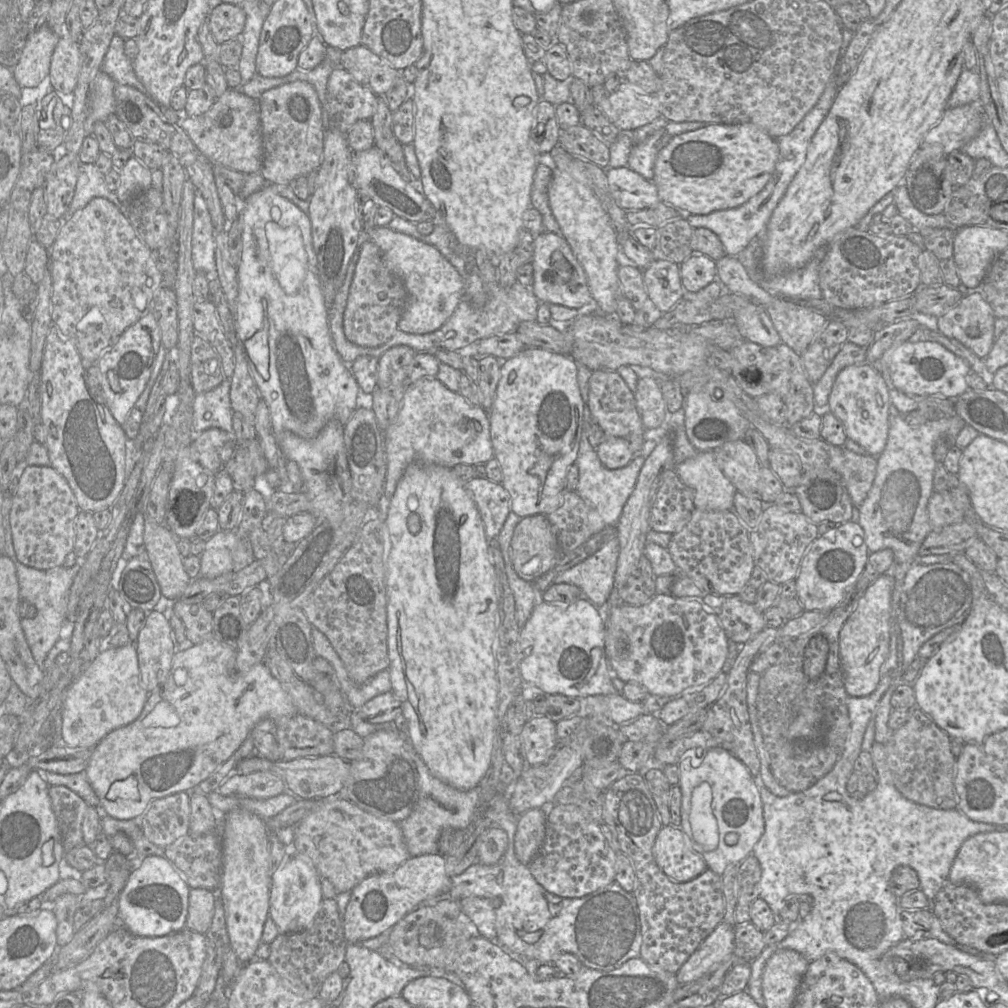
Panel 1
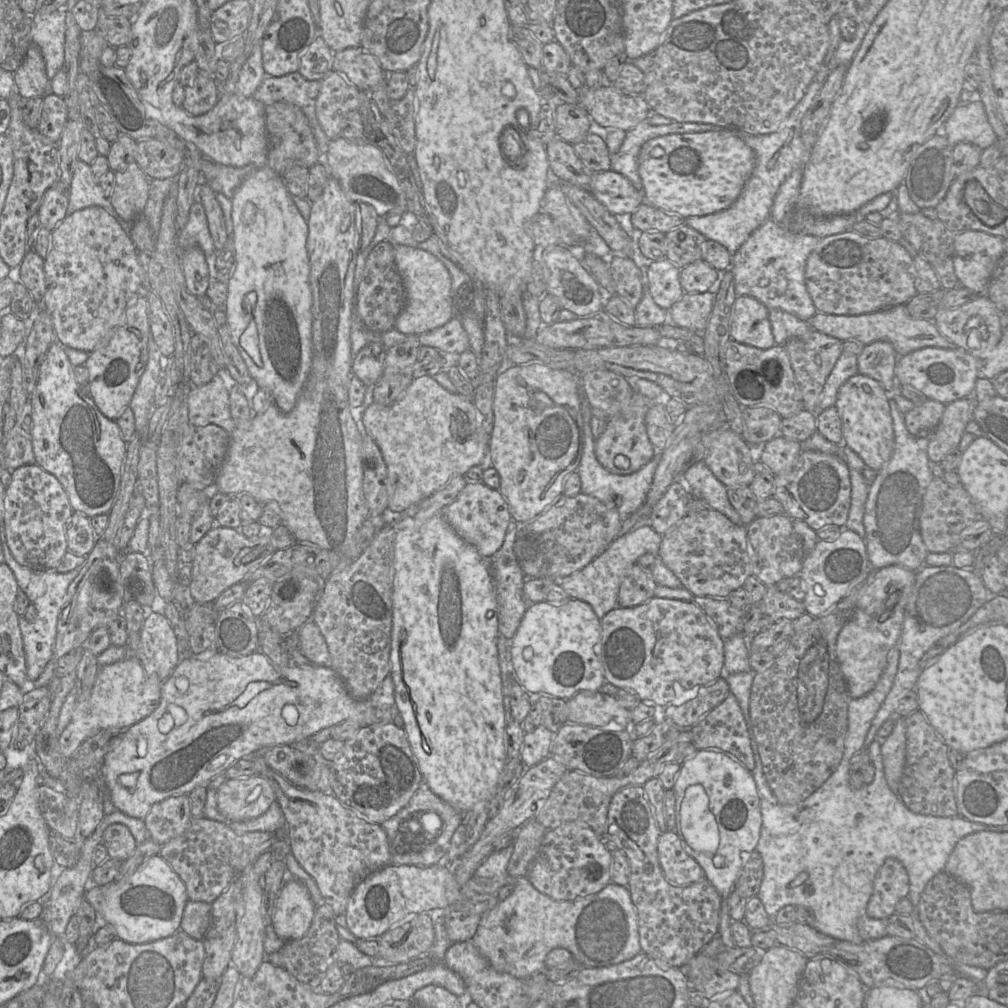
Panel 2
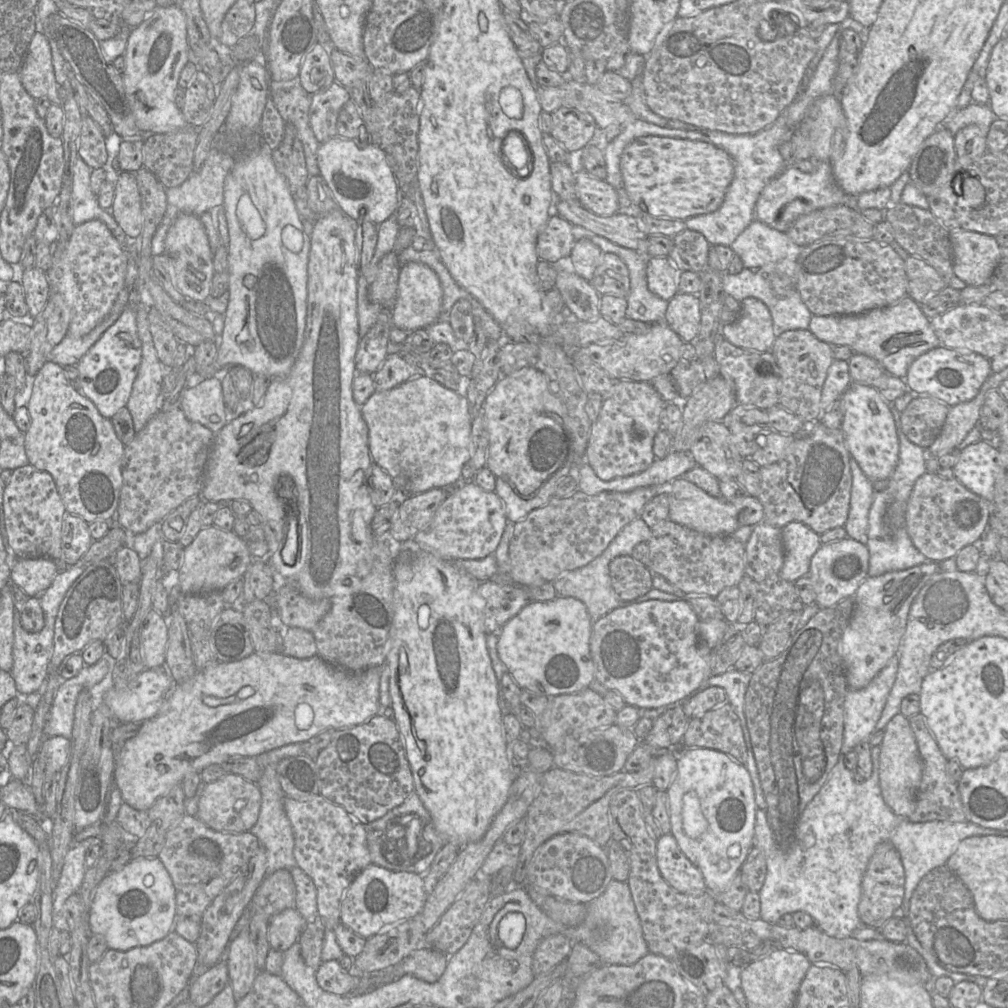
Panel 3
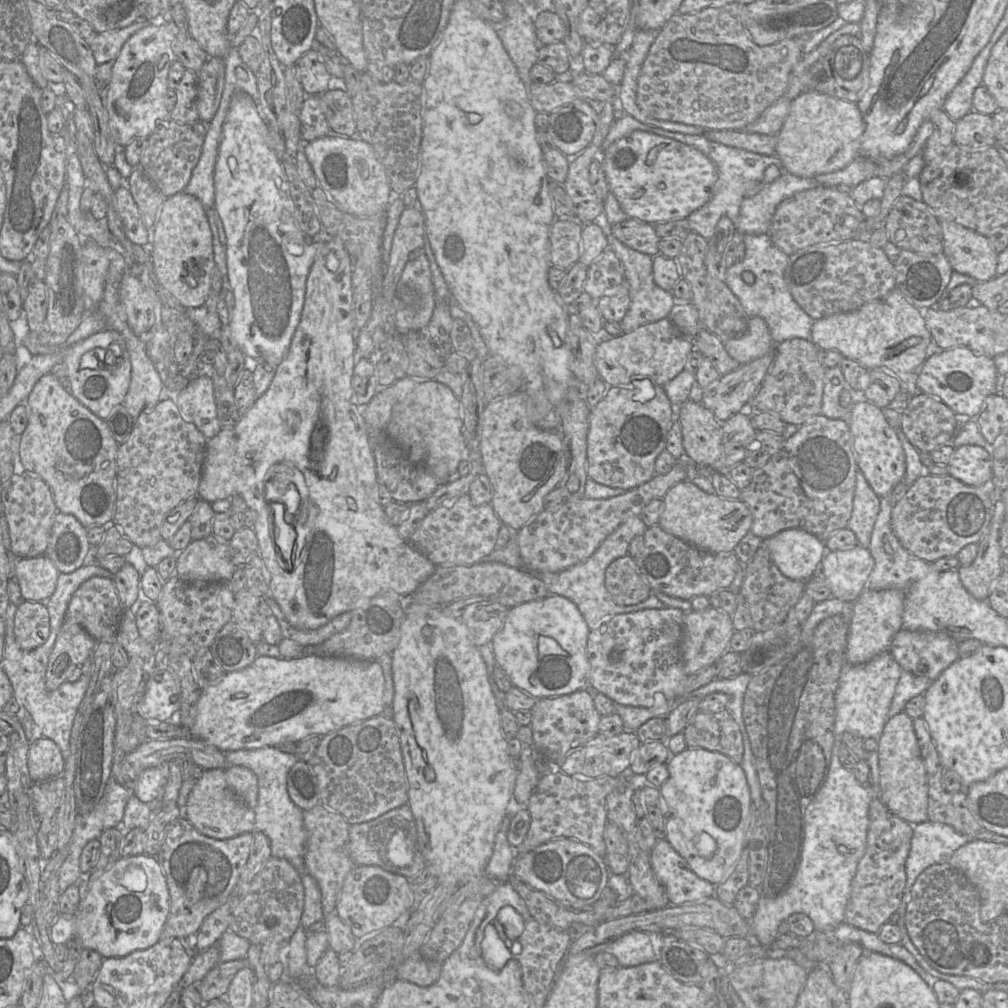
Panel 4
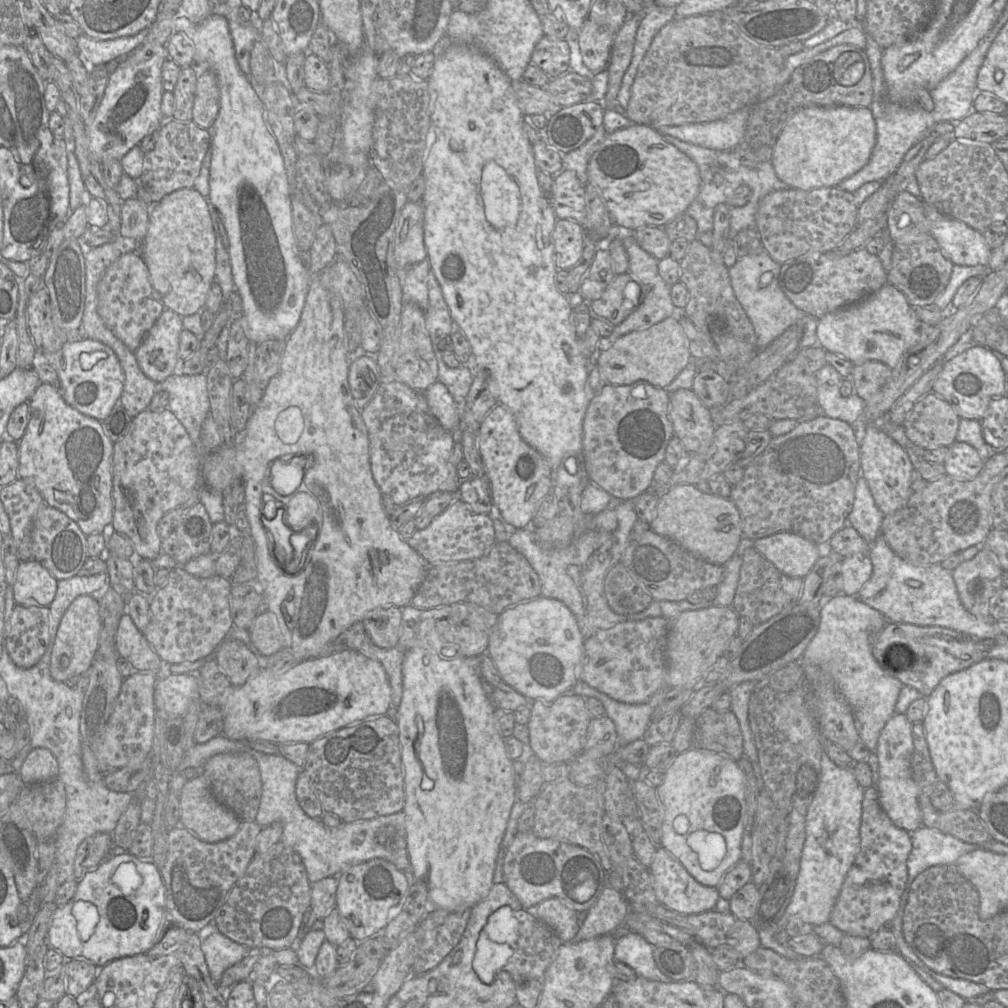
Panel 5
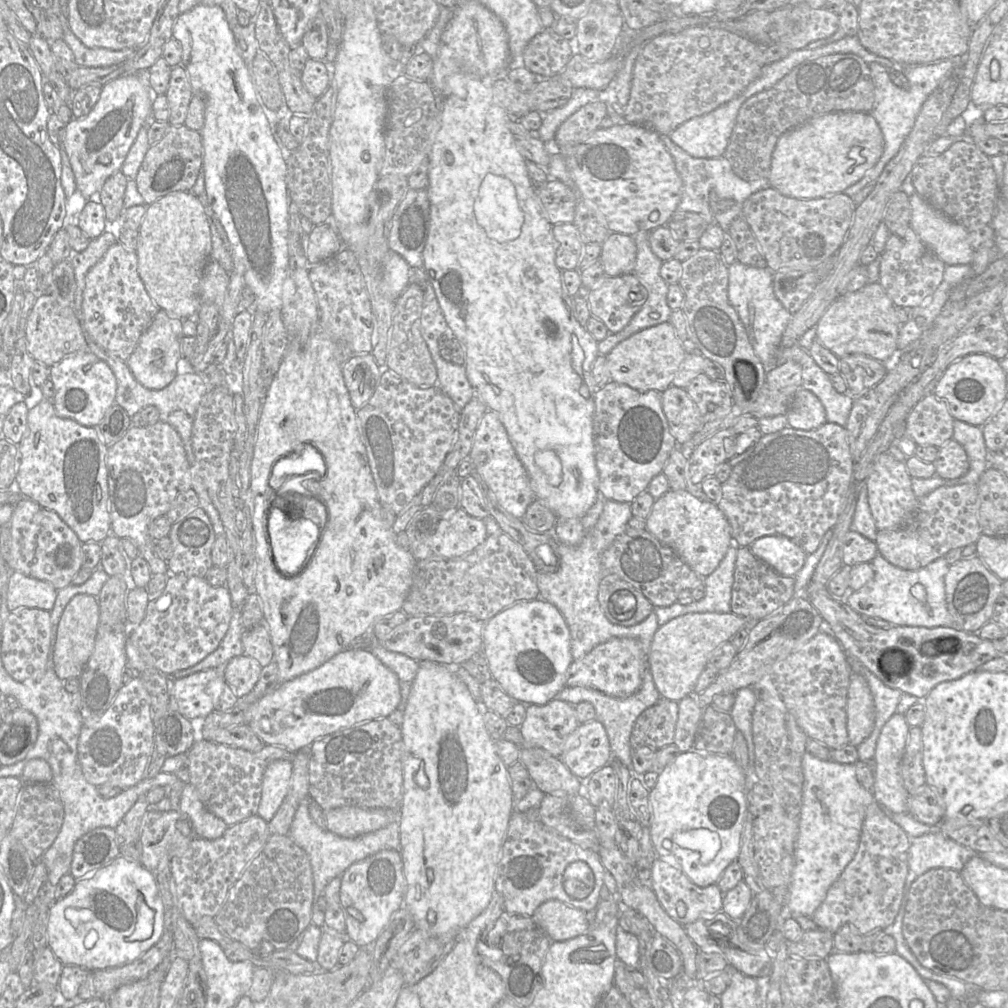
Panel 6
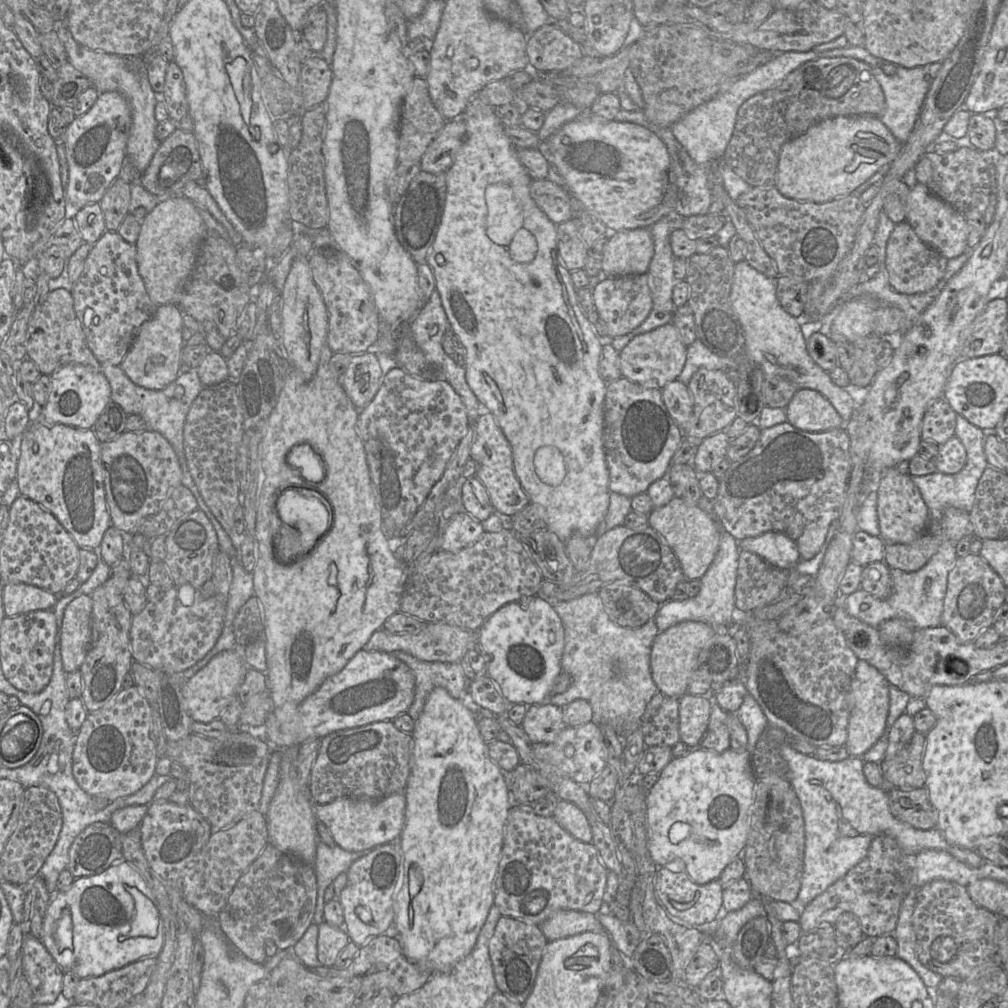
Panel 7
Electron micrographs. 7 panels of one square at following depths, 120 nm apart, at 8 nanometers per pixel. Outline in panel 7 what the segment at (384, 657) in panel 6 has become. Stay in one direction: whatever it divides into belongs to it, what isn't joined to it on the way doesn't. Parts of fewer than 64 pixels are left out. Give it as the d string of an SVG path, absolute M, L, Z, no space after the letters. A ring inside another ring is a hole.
M403 651L391 654L405 663L414 674L415 697L407 710L414 721L420 716L428 695L435 687L445 688L455 699L467 699L468 679L459 662L422 661Z

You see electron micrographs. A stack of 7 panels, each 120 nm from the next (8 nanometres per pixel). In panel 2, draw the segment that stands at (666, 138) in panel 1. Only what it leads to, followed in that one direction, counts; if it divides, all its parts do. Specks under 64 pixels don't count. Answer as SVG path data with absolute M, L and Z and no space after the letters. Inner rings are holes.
M648 120L642 121L626 132L626 137L619 151L610 155L611 170L625 176L638 191L642 191L643 184L639 175L639 154L647 141L669 134L707 132L720 129L725 128L706 123L673 122L669 125L652 125Z

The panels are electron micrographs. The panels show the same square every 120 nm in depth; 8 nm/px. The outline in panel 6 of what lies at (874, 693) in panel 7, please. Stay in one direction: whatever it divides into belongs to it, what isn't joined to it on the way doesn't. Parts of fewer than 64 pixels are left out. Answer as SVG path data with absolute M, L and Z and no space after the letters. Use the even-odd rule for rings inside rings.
M852 673L847 697L848 744L858 747L871 734L874 721L874 702L867 681Z

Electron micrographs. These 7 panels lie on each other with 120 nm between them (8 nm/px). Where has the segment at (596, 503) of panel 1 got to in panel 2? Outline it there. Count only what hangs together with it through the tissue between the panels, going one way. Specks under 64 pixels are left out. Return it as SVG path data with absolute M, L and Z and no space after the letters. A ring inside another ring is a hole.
M581 395L580 412L577 416L577 426L581 432L582 452L579 465L575 472L578 472L581 482L581 493L593 496L606 504L608 507L616 508L621 520L635 512L645 501L646 495L653 481L654 473L660 460L659 453L643 467L631 474L614 474L606 470L595 456L595 440L590 428L591 406L585 395Z

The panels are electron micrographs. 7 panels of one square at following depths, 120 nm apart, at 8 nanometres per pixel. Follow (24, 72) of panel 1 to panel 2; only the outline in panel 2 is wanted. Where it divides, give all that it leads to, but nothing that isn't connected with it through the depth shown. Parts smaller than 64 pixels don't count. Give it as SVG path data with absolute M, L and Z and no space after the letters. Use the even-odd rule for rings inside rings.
M63 9L33 14L31 41L41 50L49 80L64 66L65 29L66 12Z

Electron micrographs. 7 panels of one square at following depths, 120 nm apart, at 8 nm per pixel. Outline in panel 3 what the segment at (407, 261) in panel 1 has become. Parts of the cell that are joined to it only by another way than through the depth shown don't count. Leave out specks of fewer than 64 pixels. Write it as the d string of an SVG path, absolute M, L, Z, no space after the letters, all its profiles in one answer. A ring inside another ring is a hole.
M408 262L400 267L398 291L392 308L392 326L402 330L424 329L440 318L442 287L437 274L420 262Z

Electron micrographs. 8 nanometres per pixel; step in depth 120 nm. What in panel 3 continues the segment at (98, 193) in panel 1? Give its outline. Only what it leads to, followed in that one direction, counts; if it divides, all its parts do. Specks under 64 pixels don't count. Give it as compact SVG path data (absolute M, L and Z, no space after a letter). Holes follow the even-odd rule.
M77 157L71 194L71 219L73 224L80 225L90 220L102 221L121 246L125 245L127 236L113 217L112 208L102 209L98 204L97 195L90 187L90 168L81 157Z

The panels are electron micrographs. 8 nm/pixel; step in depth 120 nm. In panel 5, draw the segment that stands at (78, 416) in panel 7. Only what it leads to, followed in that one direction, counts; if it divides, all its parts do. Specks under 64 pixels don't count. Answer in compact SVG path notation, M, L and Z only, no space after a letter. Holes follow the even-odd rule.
M79 338L66 342L62 348L53 353L38 353L39 360L46 360L57 371L60 380L60 393L64 400L84 415L103 421L119 401L123 391L125 375L115 352L102 342Z

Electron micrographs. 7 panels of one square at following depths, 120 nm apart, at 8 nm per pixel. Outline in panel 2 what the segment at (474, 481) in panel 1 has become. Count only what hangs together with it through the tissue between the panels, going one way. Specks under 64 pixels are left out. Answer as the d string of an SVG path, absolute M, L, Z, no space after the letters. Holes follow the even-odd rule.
M467 482L454 501L442 510L442 514L456 534L475 547L486 560L491 559L501 547L512 520L507 501L499 489L490 488L483 482Z

